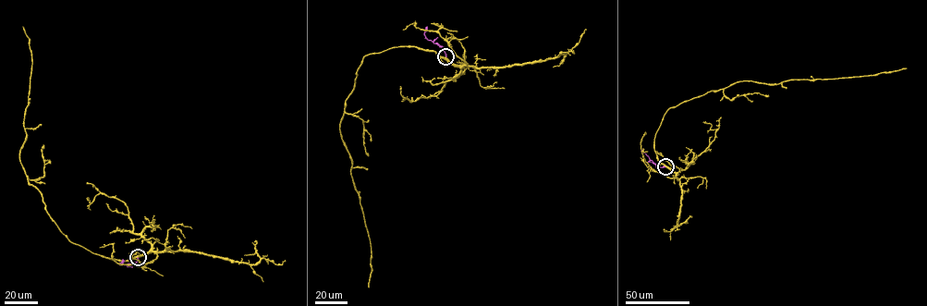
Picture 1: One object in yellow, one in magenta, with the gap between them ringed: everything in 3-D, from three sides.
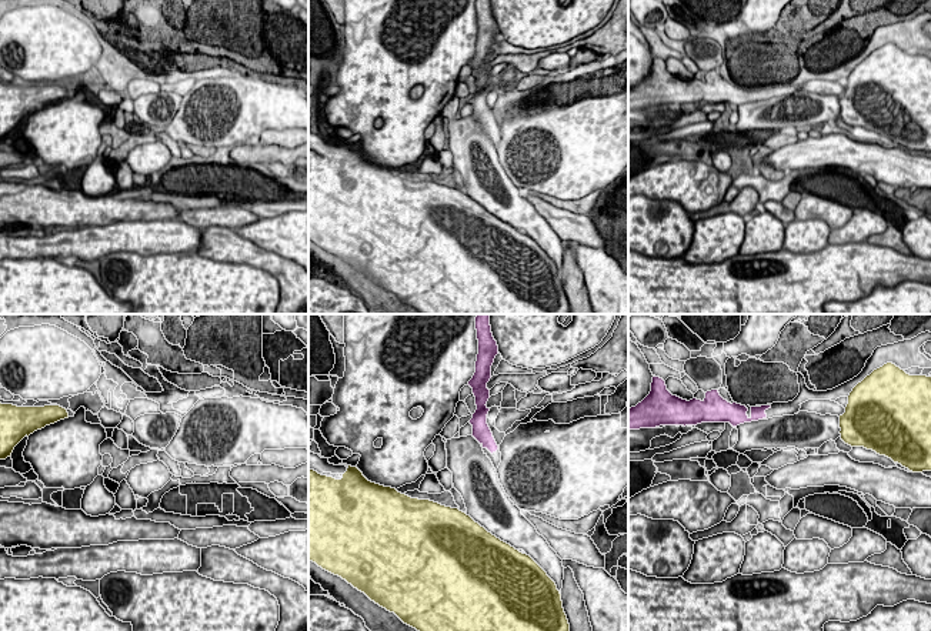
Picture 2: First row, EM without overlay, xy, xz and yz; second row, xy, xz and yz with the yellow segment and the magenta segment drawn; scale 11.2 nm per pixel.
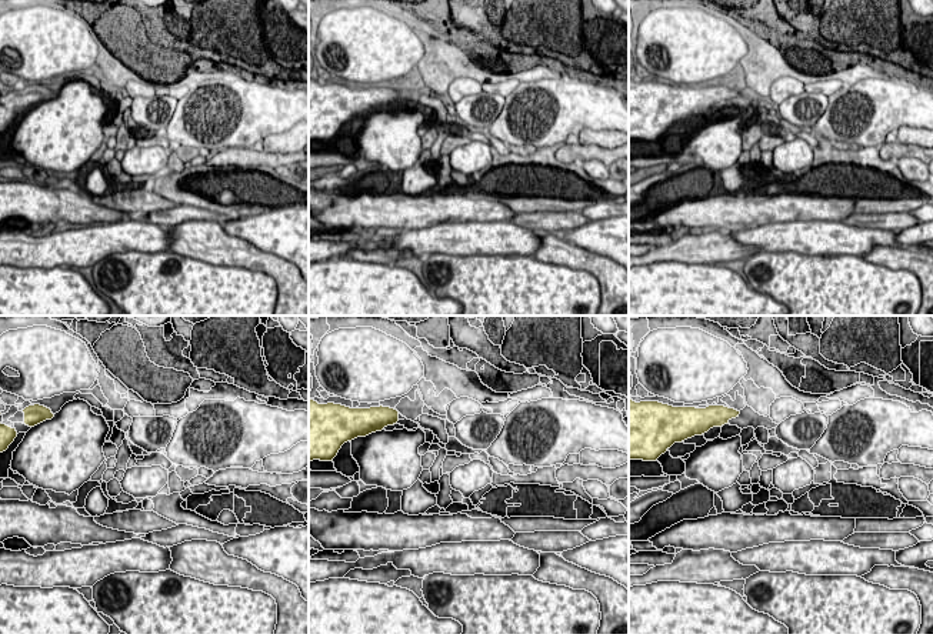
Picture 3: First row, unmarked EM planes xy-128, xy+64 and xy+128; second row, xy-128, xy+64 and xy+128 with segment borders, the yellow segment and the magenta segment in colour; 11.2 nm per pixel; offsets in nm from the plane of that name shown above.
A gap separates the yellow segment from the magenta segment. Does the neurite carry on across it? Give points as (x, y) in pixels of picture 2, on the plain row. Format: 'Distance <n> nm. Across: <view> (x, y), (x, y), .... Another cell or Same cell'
Distance 750 nm. Across: xz (457, 189), (491, 133). Another cell

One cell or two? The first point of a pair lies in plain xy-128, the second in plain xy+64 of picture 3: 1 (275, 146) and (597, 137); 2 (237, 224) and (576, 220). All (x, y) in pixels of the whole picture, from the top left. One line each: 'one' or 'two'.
1: one
2: two

